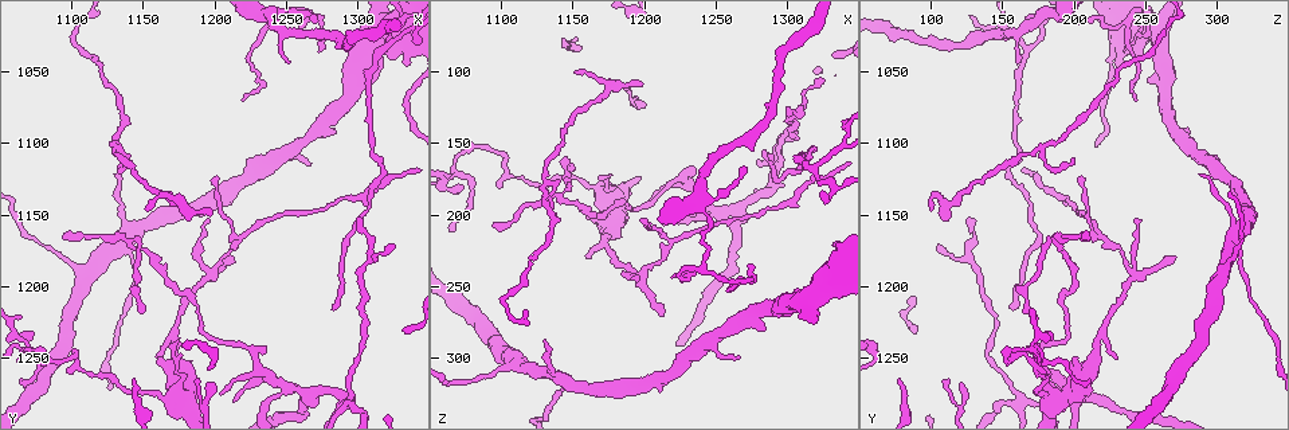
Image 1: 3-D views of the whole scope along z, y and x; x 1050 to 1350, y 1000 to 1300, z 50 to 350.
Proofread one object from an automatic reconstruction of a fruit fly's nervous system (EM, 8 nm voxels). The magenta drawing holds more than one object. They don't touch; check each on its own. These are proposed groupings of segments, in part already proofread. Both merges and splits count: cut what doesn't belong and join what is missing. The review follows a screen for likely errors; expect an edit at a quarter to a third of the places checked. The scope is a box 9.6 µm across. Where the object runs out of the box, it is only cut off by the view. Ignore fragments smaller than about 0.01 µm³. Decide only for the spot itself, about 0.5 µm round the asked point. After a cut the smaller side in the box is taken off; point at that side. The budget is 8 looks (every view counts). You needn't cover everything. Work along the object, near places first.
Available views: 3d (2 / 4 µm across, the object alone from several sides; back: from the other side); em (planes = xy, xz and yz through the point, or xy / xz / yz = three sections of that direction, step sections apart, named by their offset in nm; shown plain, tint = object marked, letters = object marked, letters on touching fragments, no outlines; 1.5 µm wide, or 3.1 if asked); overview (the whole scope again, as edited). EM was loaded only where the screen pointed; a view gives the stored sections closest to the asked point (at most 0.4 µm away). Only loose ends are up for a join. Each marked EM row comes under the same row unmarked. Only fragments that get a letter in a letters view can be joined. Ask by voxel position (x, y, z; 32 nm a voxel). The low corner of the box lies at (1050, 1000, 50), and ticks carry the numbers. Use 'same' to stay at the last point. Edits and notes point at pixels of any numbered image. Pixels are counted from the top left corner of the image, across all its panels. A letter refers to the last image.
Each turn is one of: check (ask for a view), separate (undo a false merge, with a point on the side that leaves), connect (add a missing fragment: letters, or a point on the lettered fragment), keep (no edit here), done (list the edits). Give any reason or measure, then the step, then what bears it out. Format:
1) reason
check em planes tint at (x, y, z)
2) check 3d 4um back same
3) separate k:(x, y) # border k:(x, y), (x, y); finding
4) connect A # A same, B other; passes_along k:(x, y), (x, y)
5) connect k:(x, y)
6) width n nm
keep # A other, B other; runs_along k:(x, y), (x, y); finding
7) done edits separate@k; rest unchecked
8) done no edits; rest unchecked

branch stops here
check em planes letters at (1160, 1252, 228)

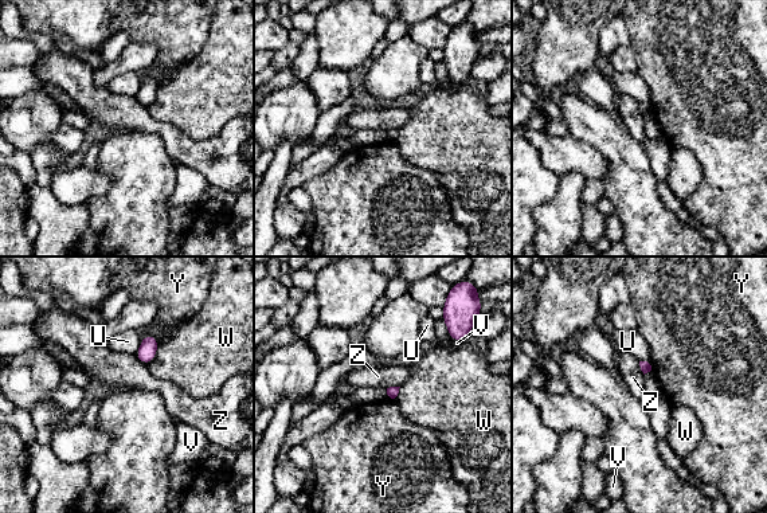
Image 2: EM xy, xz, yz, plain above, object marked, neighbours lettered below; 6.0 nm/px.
keep # U other, V other, W other, Y other, Z other; border 2:(134, 355), (147, 365); none of them fits

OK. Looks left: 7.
check 3d 4um at (1168, 1278, 182)

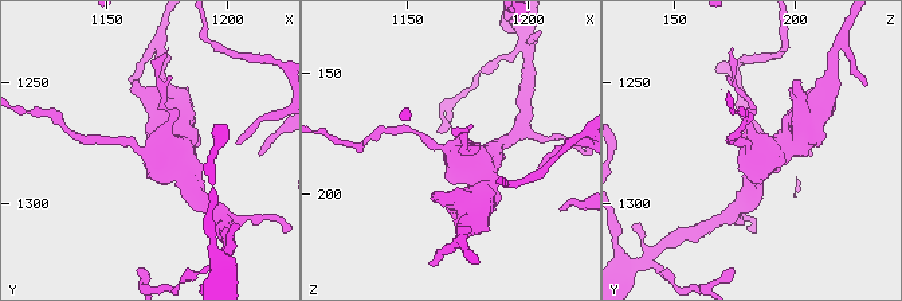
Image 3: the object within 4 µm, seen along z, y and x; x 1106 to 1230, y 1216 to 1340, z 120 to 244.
need the tissue
check em xz step 8 tint at (1166, 1280, 182)

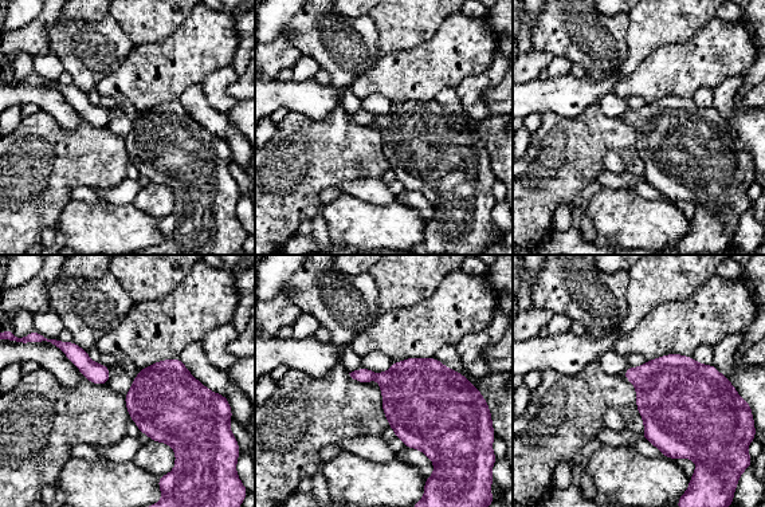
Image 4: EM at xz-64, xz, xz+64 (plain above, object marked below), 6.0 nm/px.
check em xz step 8 letters same

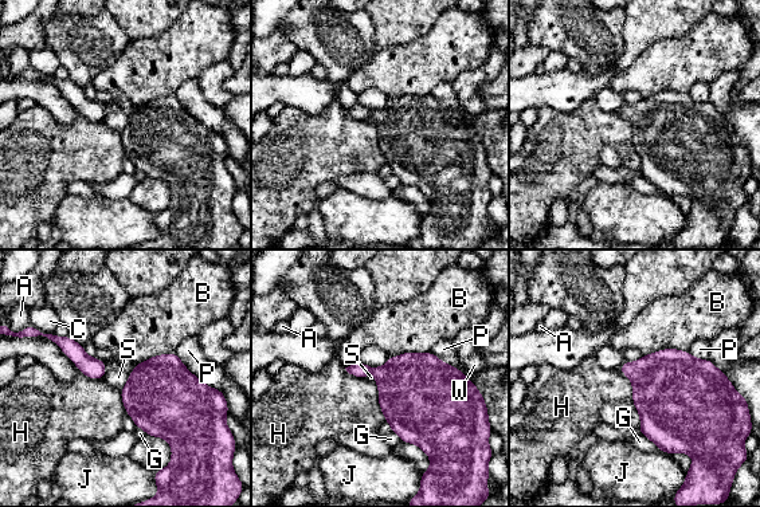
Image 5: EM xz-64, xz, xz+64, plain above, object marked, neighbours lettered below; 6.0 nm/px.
keep # A other, B other, C other, G other, H other, J other, P other, S other, W other; border 5:(618, 369), (631, 384), (639, 427); continuous, no second neuron

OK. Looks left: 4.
free end
check em planes tint at (1300, 1152, 130)

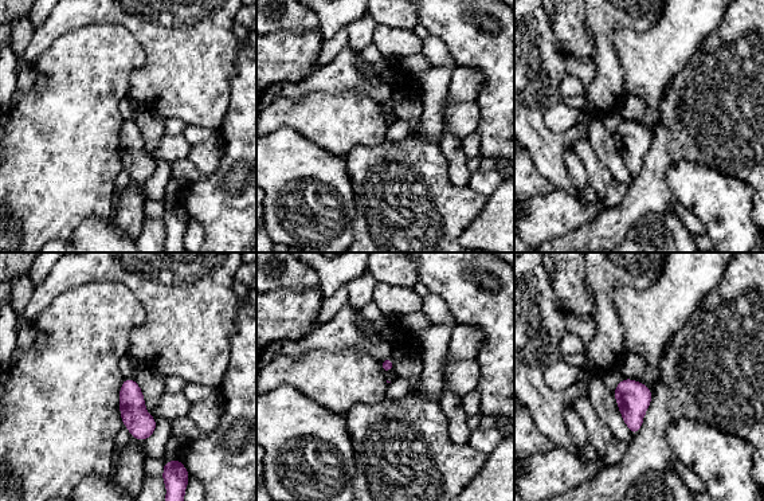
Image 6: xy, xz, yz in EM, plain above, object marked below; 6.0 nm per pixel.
see the neighbours
check em planes letters same

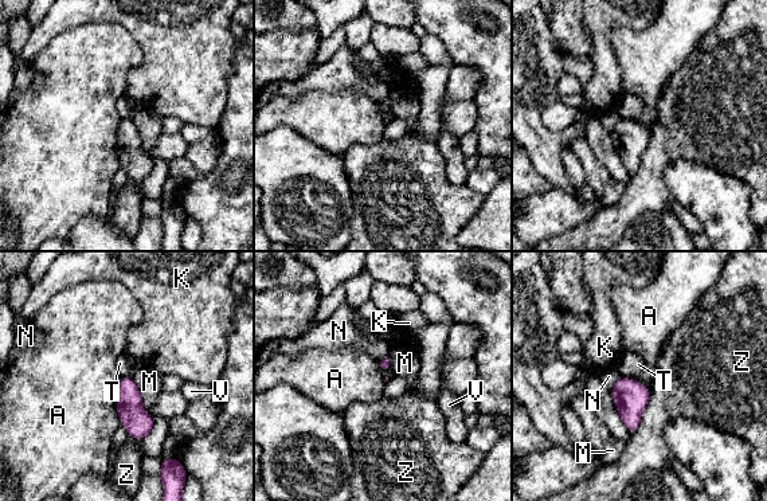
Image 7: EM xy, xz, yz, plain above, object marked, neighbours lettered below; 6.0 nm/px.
width 80 nm
keep # A other, K other, M other, N other, T other, V other, Z other; border 7:(121, 378), (117, 386), (120, 423); no lettered fragment goes on from it

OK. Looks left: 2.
arms part here
check em xy step 4 tint at (1218, 1166, 222)

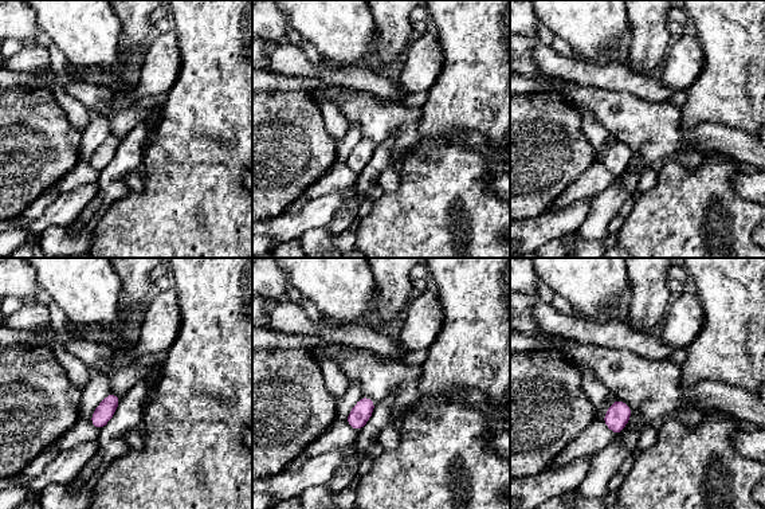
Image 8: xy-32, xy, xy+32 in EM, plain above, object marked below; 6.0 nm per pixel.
see the neighbours
check em xy step 4 letters same

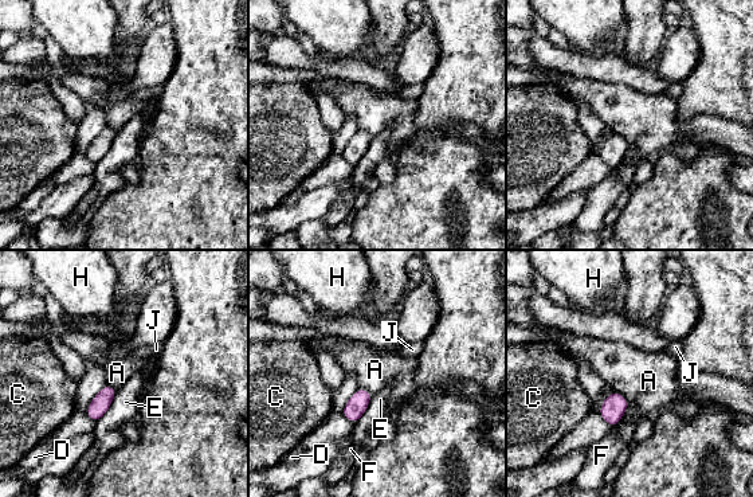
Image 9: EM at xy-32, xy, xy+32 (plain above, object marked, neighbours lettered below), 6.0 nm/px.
keep # A other, C other, D other, E other, F other, H other, J other; border 9:(117, 391), (114, 395); one neuron here

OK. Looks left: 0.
done no edits; rest unchecked

